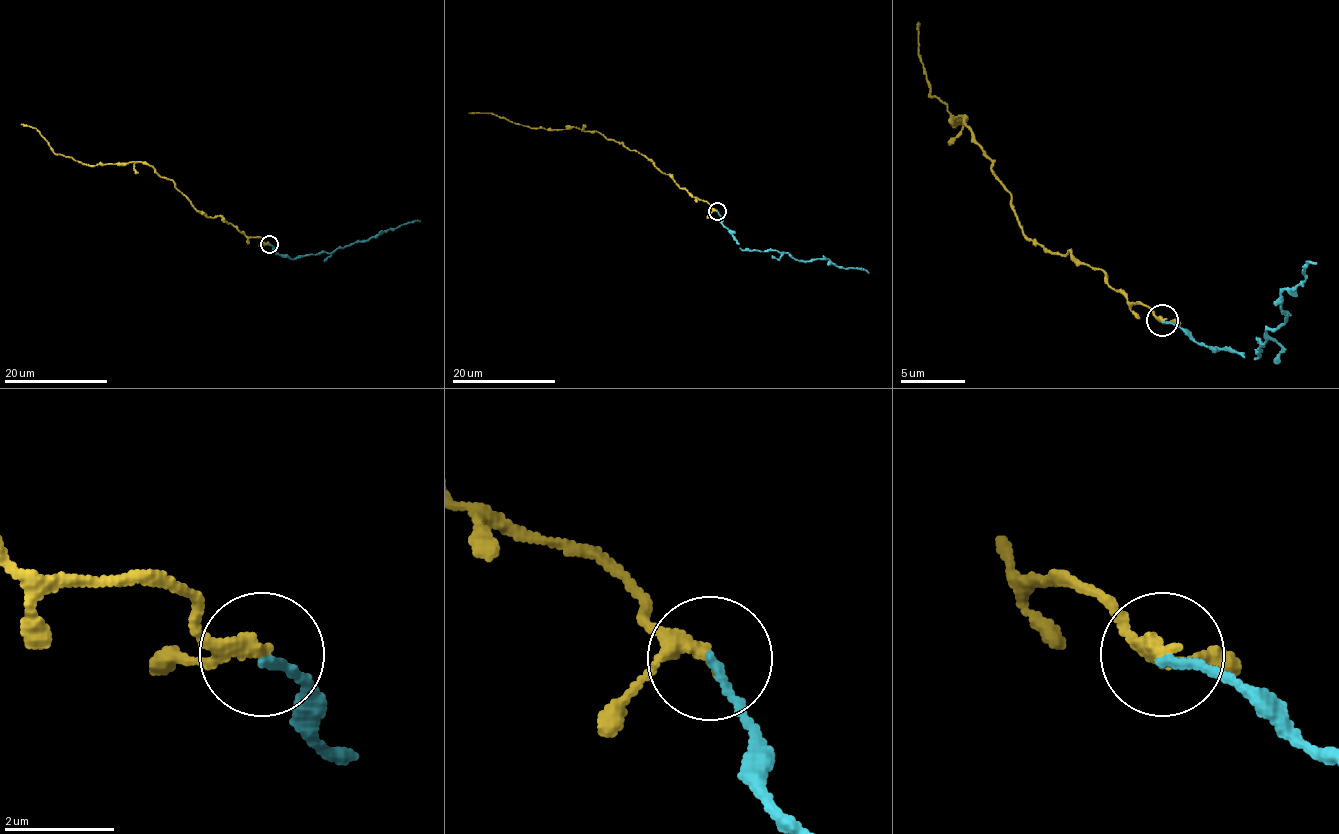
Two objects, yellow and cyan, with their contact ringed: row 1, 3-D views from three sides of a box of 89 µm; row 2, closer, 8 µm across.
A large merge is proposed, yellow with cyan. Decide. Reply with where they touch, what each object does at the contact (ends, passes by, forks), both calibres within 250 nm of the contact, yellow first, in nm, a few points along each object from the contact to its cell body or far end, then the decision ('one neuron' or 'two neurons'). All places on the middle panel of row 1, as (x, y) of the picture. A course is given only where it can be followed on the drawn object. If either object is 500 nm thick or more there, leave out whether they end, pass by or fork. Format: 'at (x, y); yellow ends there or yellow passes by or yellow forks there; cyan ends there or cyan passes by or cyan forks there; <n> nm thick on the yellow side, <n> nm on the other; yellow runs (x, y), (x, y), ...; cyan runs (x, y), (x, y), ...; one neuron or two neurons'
at (717, 211); yellow passes by; cyan ends there; 220 nm thick on the yellow side, 150 nm on the other; yellow runs (717, 211), (692, 197), (643, 154), (608, 140), (598, 131), (546, 130), (492, 113), (469, 113); cyan runs (717, 211), (741, 249), (789, 253), (798, 260), (828, 259), (839, 267), (861, 268), (869, 273); one neuron

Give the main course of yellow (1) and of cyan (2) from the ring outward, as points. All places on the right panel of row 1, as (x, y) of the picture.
1: (1163, 321), (1070, 250), (1051, 254), (1022, 231), (1012, 196), (964, 115), (954, 125), (932, 96), (919, 22)
2: (1163, 321), (1202, 344), (1256, 356), (1266, 331), (1285, 321), (1282, 292), (1301, 282), (1304, 266), (1317, 263)

